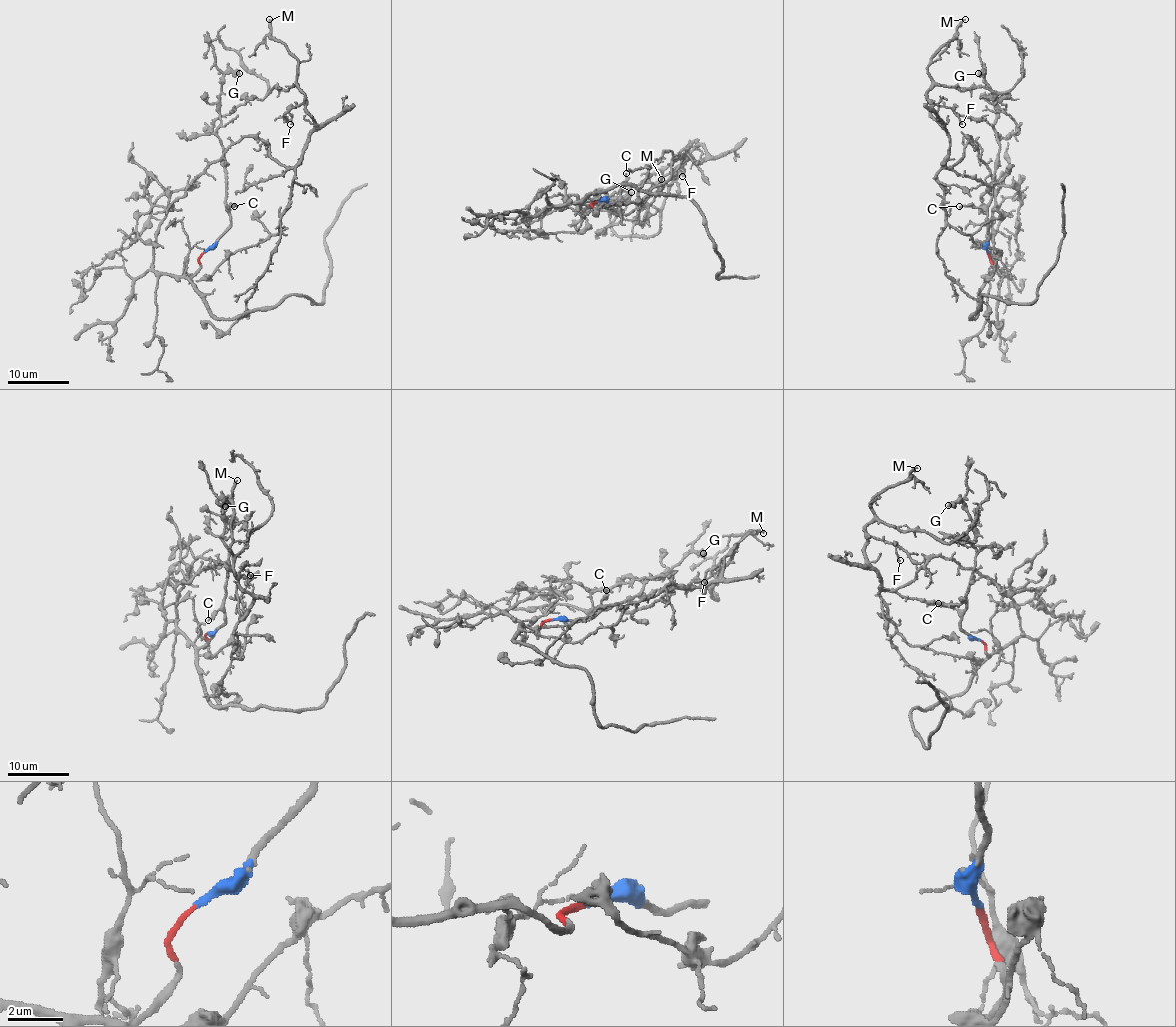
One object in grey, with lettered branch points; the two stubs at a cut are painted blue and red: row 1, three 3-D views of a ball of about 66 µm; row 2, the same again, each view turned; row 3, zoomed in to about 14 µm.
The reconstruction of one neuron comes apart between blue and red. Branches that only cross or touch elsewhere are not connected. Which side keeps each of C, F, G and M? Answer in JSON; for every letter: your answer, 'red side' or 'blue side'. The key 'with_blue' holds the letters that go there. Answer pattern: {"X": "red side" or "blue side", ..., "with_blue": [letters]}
{"C": "blue side", "F": "red side", "G": "blue side", "M": "red side", "with_blue": ["C", "G"]}

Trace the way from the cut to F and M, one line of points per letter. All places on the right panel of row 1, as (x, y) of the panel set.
F: (988, 251), (1000, 278), (1017, 258), (1019, 194), (970, 136), (945, 165), (932, 106), (962, 124)
M: (988, 251), (1000, 278), (1017, 258), (1017, 190), (970, 136), (947, 167), (927, 94), (930, 59), (965, 19)

